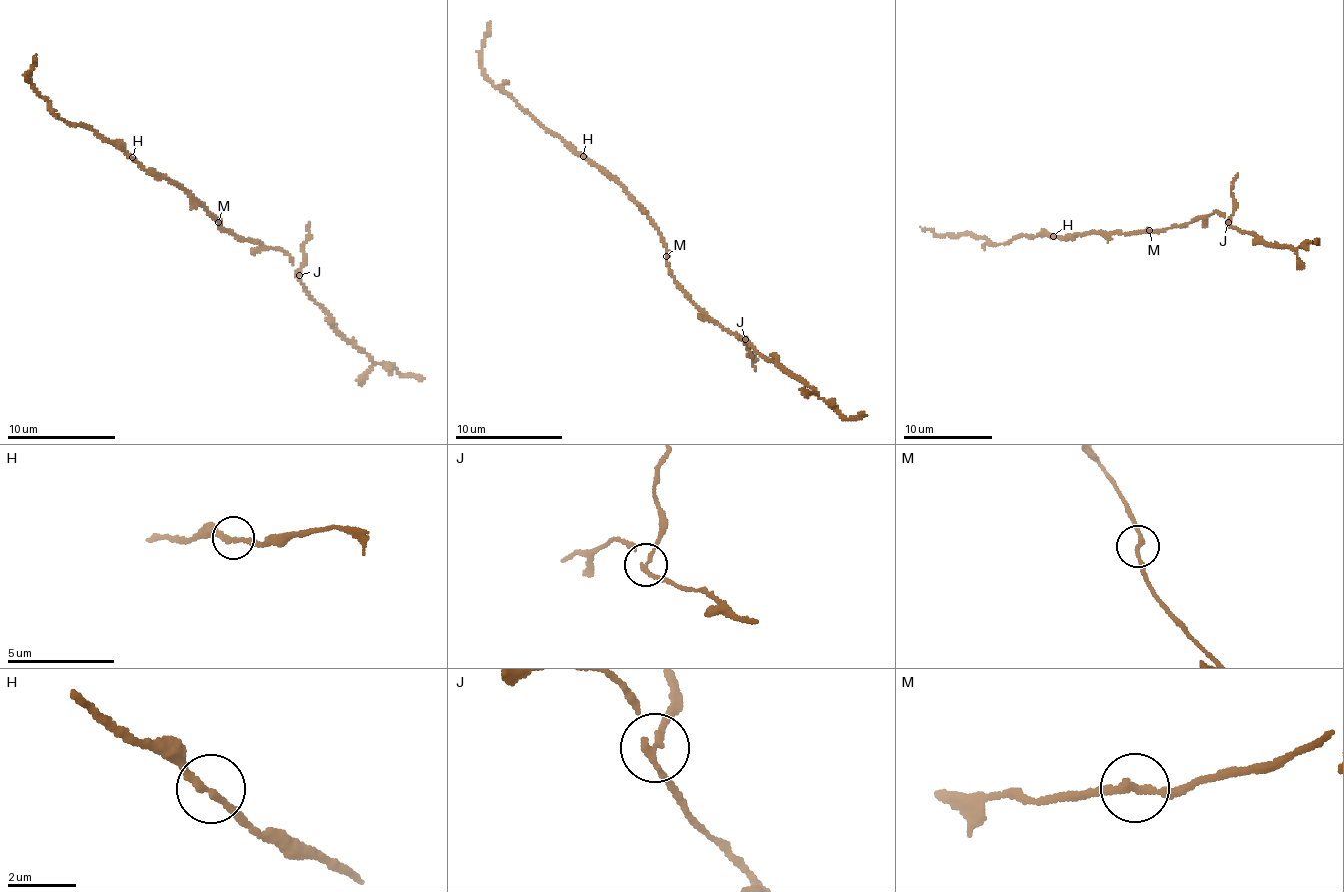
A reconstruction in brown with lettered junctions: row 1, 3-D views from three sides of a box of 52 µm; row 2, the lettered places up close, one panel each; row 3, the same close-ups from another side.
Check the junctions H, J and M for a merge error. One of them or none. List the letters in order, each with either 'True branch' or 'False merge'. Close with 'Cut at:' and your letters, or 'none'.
H: True branch
J: False merge
M: True branch
Cut at: J

